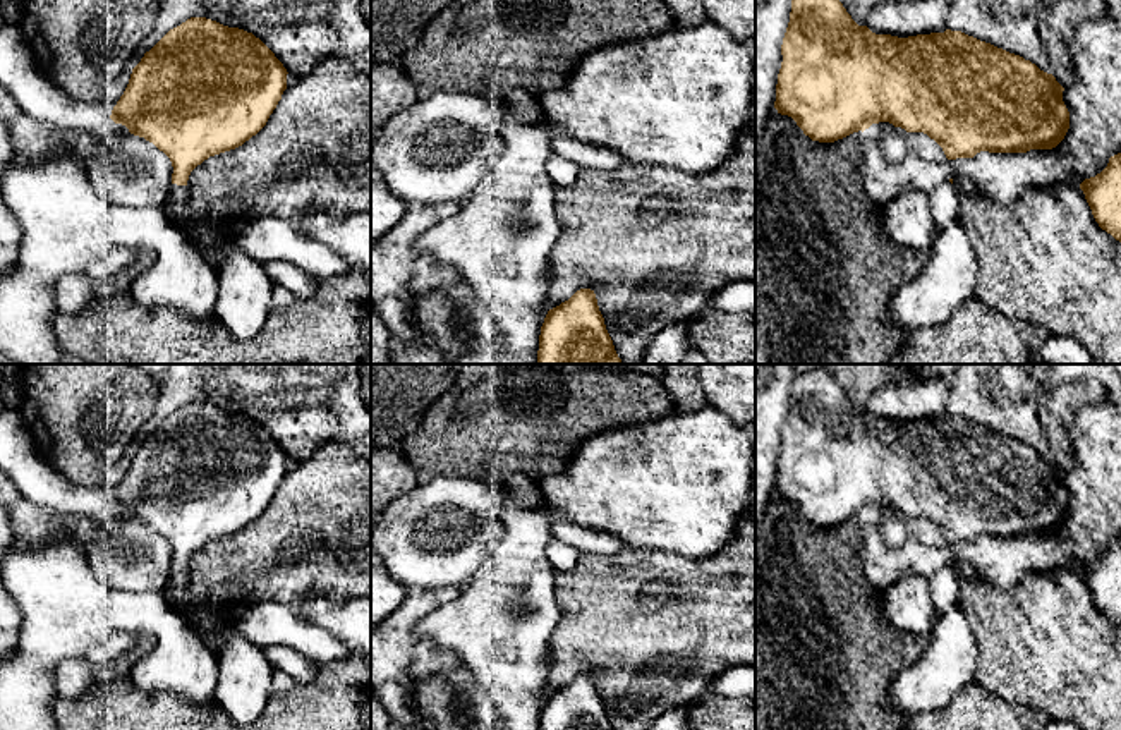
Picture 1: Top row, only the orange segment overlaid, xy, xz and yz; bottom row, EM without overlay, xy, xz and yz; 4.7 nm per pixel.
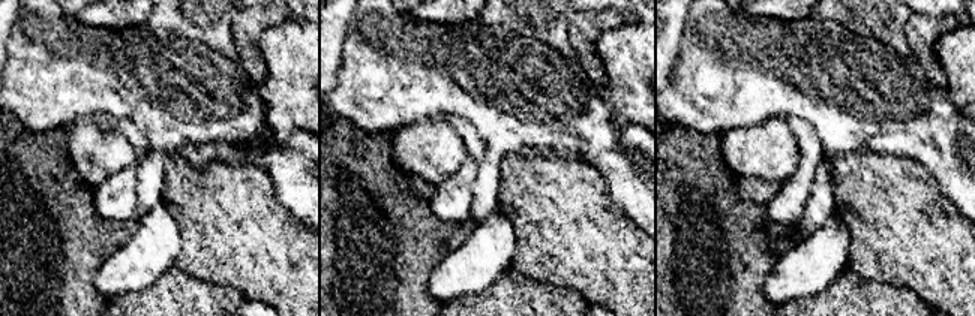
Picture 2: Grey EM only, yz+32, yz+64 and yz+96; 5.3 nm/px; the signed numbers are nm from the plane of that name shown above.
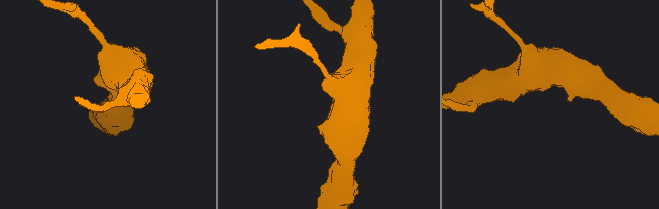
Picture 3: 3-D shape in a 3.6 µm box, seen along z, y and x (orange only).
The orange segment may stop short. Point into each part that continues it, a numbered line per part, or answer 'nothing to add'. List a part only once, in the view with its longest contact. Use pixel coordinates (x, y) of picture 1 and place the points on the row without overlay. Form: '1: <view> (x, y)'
1: xy (206, 624)

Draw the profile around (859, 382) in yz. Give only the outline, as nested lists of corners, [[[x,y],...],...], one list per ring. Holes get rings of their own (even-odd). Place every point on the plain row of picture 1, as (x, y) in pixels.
[[[795,364],[795,369],[798,373],[829,371],[858,411],[867,411],[872,393],[889,383],[905,378],[929,380],[936,376],[927,368],[912,369],[903,364]]]

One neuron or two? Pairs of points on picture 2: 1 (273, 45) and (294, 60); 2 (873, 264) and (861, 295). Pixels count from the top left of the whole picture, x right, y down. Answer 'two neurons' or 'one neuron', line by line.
1: one neuron
2: two neurons

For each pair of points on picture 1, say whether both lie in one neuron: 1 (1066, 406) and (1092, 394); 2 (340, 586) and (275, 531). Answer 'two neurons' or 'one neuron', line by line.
1: one neuron
2: one neuron

